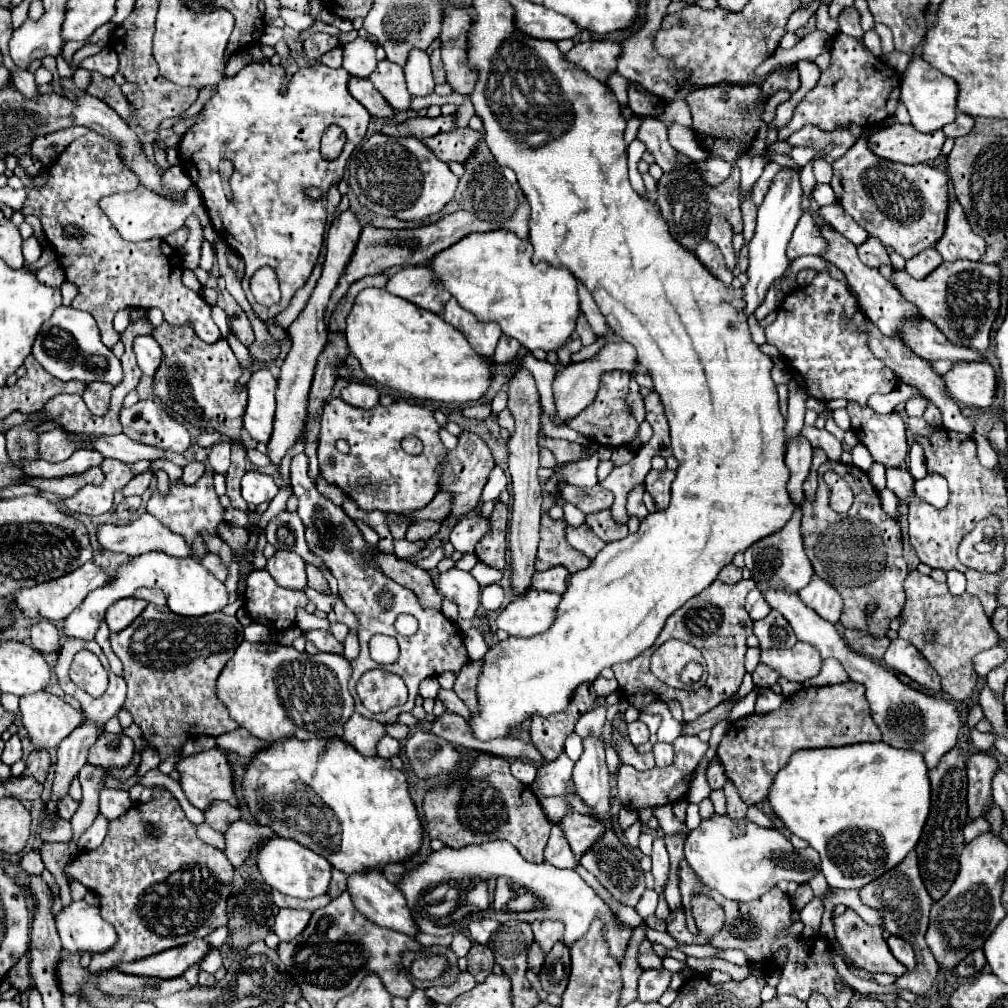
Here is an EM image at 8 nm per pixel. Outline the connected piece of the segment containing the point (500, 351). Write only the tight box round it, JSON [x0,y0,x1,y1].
[494,335,520,363]

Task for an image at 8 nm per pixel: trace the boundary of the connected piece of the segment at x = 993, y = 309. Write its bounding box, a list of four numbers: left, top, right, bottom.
[892,261,1000,351]

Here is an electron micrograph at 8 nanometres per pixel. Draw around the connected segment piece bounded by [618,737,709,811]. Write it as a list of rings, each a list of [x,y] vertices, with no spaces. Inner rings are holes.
[[[678,737],[674,741],[674,751],[676,751],[676,759],[670,767],[662,767],[662,769],[650,769],[650,771],[636,771],[630,765],[622,765],[618,771],[618,799],[624,807],[638,811],[642,807],[660,807],[660,805],[668,805],[674,803],[678,799],[682,799],[688,791],[690,779],[692,779],[692,771],[696,769],[698,761],[702,759],[702,755],[709,748],[707,742],[700,741],[698,737]]]

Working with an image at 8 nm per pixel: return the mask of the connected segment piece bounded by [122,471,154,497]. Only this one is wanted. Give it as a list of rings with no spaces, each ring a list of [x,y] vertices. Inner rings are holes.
[[[152,471],[140,473],[134,481],[130,481],[130,485],[126,485],[126,489],[122,491],[122,493],[124,493],[124,497],[128,497],[128,495],[142,495],[142,493],[150,487],[152,477],[154,477],[154,473],[152,473]]]

